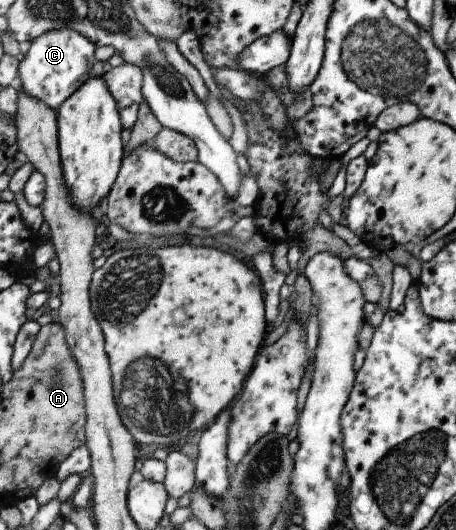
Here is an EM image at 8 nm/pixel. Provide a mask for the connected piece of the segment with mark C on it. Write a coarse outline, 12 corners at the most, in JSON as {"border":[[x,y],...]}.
{"border":[[74,29],[31,41],[18,85],[56,109],[91,77],[95,43]]}

